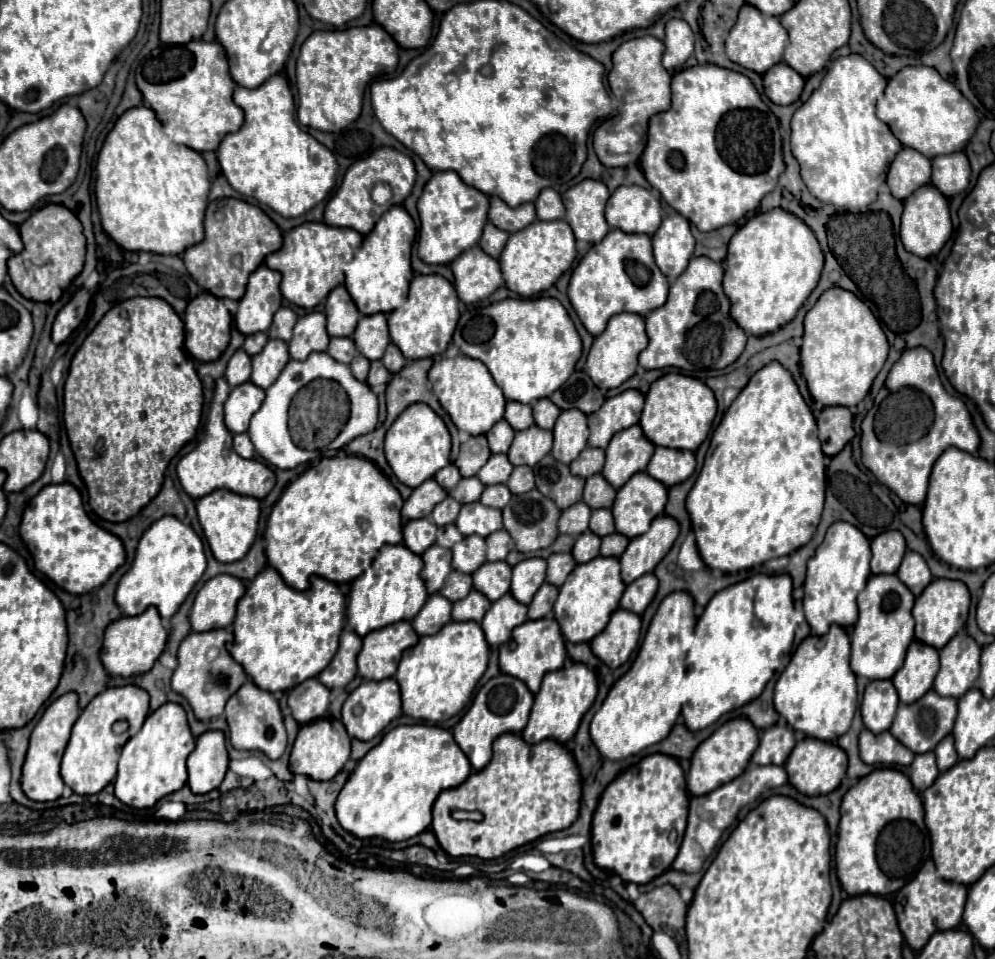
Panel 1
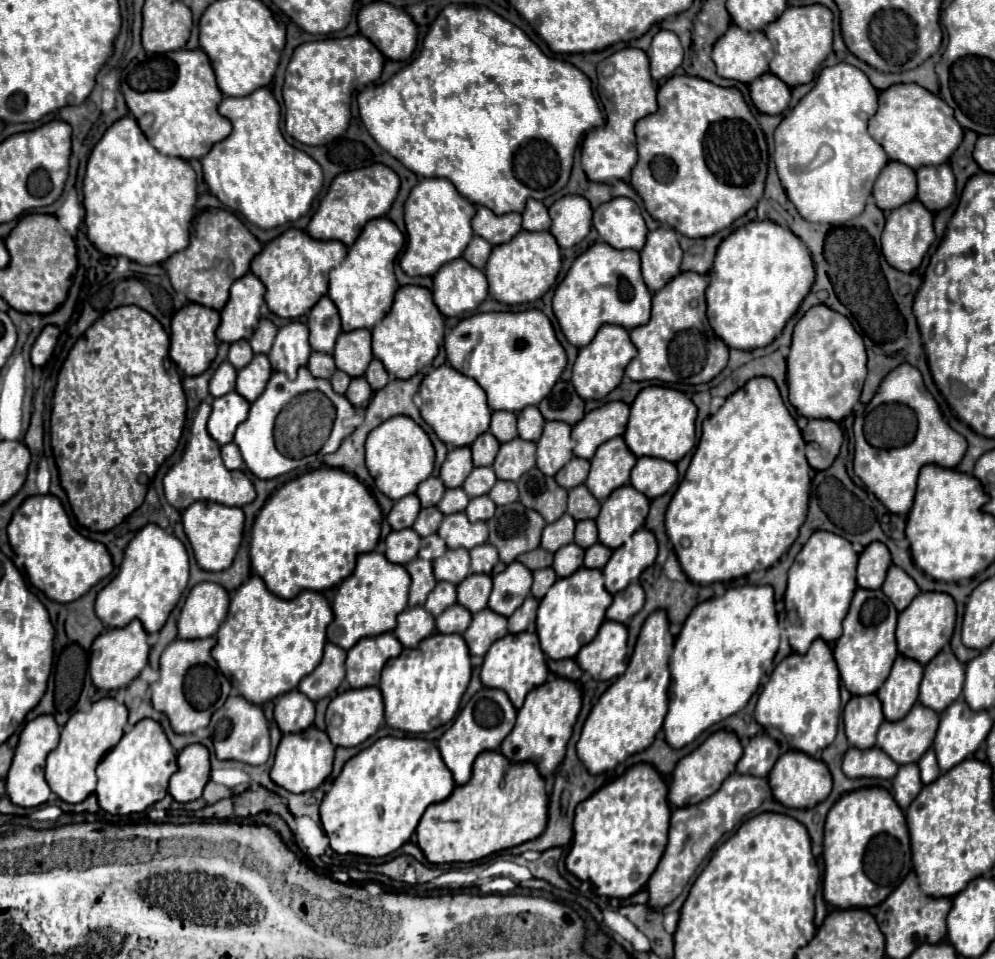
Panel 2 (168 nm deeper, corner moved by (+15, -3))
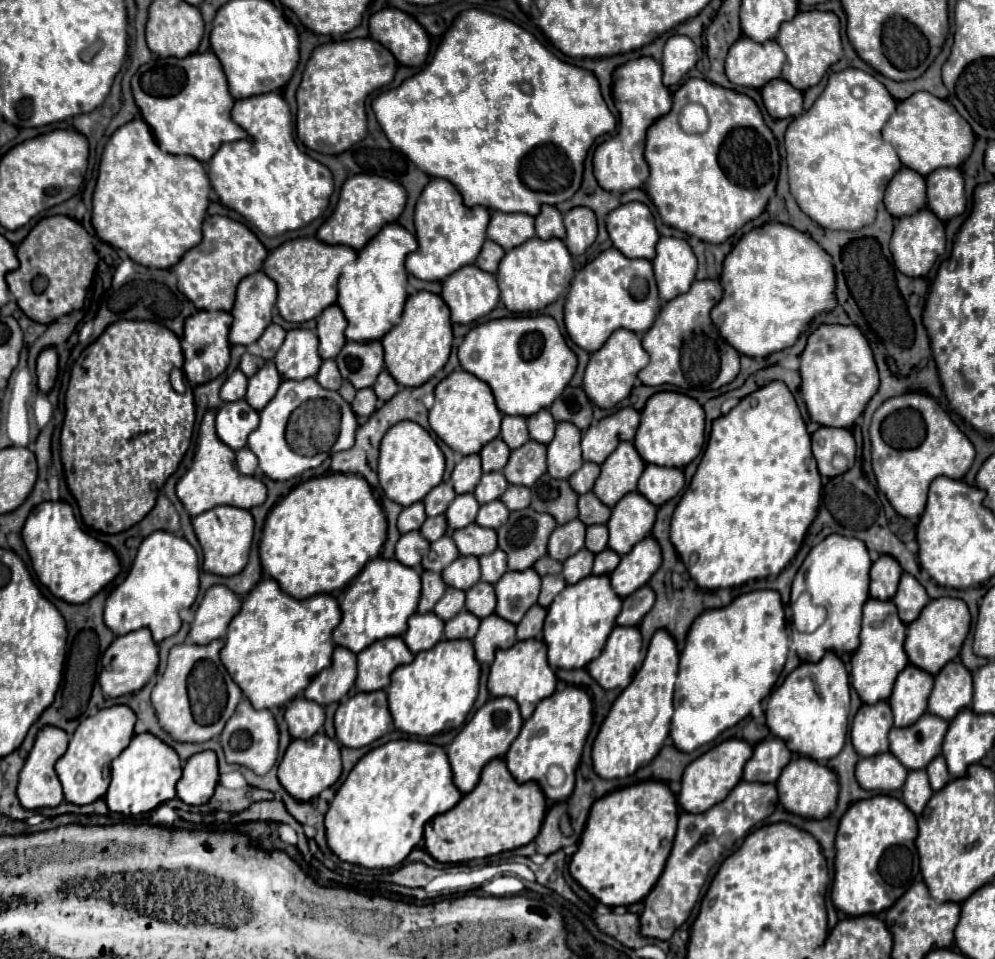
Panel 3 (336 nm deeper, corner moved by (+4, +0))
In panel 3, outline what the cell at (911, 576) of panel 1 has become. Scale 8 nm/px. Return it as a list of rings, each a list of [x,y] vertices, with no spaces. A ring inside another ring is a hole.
[[[903,573],[893,603],[897,605],[903,623],[911,623],[919,615],[919,611],[929,603],[929,595],[913,575]]]

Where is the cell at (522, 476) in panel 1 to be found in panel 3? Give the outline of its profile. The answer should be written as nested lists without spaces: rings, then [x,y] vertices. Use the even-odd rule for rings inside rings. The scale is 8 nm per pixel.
[[[509,485],[507,491],[501,495],[501,501],[511,511],[519,511],[519,509],[525,509],[529,505],[531,491],[529,491],[529,487],[523,487],[523,485]]]

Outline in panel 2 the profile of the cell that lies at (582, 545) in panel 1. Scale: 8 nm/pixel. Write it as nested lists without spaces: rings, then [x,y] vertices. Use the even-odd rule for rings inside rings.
[[[566,544],[554,554],[554,570],[558,578],[566,578],[568,574],[574,574],[578,568],[582,568],[584,550],[576,544]]]

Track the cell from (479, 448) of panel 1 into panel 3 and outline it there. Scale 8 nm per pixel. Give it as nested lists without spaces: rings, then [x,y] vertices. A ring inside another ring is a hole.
[[[465,455],[451,473],[451,483],[455,487],[455,493],[467,493],[475,489],[475,483],[479,483],[481,475],[481,459],[479,455]]]

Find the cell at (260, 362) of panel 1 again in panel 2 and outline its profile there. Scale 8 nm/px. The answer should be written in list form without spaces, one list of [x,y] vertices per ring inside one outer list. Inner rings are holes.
[[[256,354],[252,358],[252,362],[238,370],[238,380],[236,380],[236,392],[246,398],[248,402],[254,402],[262,392],[264,392],[264,386],[270,378],[272,370],[270,370],[270,362],[264,354]]]

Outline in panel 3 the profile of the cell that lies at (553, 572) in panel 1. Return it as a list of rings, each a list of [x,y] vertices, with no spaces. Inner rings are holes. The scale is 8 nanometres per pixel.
[[[545,575],[543,583],[541,583],[541,595],[539,595],[539,605],[549,607],[551,601],[555,599],[555,595],[565,587],[565,579],[563,575]]]

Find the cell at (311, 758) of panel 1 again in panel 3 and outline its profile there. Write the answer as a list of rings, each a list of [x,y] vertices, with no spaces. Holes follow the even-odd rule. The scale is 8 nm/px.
[[[323,731],[315,733],[311,739],[293,739],[285,751],[285,757],[279,765],[281,785],[295,795],[295,799],[313,799],[323,789],[331,787],[341,775],[341,753],[339,743],[329,739]]]

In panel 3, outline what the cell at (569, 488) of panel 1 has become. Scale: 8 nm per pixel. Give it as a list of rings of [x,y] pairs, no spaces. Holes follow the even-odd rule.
[[[543,475],[531,487],[531,507],[539,513],[549,513],[559,525],[577,517],[577,493],[565,479]]]

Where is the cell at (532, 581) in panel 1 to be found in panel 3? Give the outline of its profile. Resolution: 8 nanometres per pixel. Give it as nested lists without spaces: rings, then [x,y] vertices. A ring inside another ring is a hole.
[[[529,567],[527,571],[507,571],[497,583],[497,607],[495,613],[511,623],[519,623],[519,619],[527,613],[531,605],[537,603],[541,587],[539,573]]]

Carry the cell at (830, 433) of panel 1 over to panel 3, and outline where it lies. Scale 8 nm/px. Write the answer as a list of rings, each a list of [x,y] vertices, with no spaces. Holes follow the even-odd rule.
[[[819,427],[813,435],[813,455],[819,473],[835,477],[847,471],[855,461],[855,439],[847,429]]]

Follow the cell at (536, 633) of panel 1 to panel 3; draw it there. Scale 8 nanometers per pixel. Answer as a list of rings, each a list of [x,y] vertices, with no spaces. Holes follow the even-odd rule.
[[[525,639],[517,641],[513,647],[497,651],[495,661],[489,673],[489,693],[493,697],[511,697],[519,703],[523,719],[529,719],[541,699],[555,691],[557,677],[555,671],[547,663],[547,645],[539,639]]]

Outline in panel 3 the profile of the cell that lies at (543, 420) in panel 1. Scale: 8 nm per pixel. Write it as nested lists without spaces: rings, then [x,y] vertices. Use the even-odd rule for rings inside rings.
[[[543,409],[543,411],[527,417],[527,423],[529,423],[529,435],[531,435],[531,439],[535,439],[535,441],[539,441],[543,445],[547,445],[553,439],[557,423],[551,417],[549,409]]]

